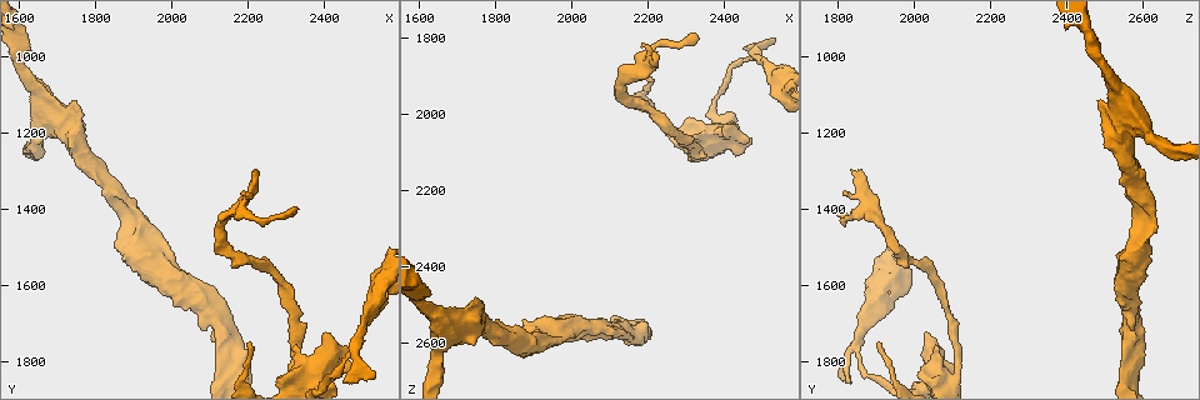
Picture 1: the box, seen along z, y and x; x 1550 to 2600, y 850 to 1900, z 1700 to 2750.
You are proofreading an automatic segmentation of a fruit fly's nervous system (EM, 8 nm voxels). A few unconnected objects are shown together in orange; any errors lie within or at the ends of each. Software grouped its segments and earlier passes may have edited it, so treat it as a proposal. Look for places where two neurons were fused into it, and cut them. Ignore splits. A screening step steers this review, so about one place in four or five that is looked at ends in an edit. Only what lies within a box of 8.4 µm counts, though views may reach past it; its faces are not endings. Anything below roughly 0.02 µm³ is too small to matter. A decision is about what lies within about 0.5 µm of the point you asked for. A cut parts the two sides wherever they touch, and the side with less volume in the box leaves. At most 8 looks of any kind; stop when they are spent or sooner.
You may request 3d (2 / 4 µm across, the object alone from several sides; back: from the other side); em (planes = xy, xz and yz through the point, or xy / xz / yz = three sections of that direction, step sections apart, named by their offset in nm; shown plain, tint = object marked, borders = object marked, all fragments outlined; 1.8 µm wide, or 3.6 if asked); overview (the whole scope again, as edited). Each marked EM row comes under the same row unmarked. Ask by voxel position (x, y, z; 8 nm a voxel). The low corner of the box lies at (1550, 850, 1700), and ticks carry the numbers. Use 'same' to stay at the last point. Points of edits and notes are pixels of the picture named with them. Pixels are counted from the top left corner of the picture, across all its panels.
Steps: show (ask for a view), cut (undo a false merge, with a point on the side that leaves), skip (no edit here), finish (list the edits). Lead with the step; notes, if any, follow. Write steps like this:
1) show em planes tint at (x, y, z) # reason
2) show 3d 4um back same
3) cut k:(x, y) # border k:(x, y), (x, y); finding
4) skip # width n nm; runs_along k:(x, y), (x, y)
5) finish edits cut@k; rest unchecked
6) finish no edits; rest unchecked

show 3d 2um at (2170, 1830, 2570)

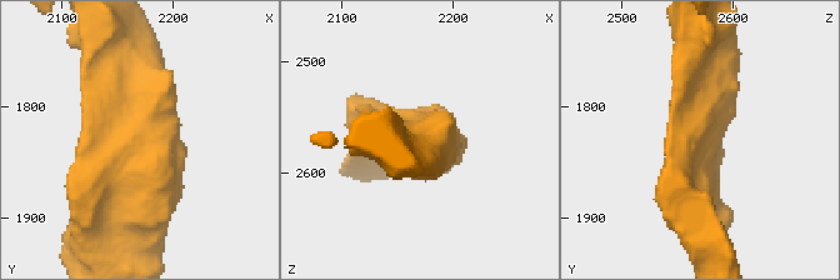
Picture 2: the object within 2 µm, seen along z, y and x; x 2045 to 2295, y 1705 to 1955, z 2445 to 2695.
show em xz step 8 tint at (2168, 1832, 2568) # now the EM

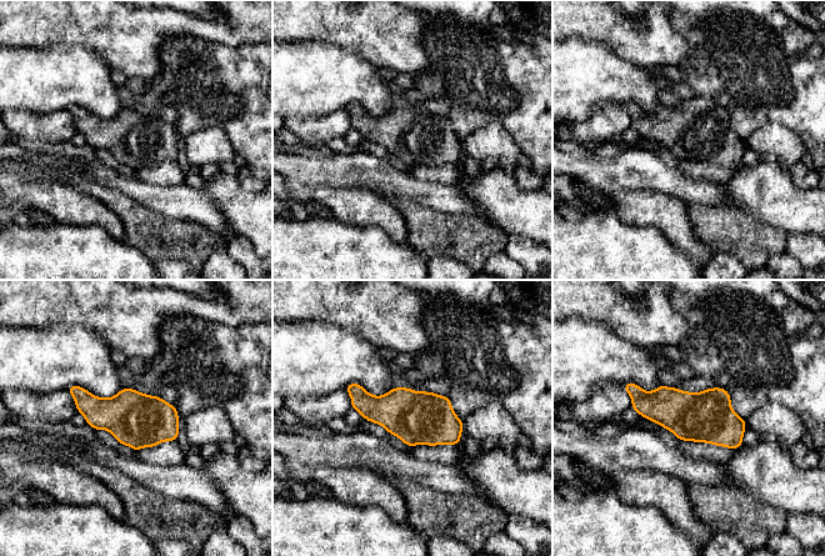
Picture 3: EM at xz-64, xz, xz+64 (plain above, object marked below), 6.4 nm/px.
show em planes borders same # cut it another way

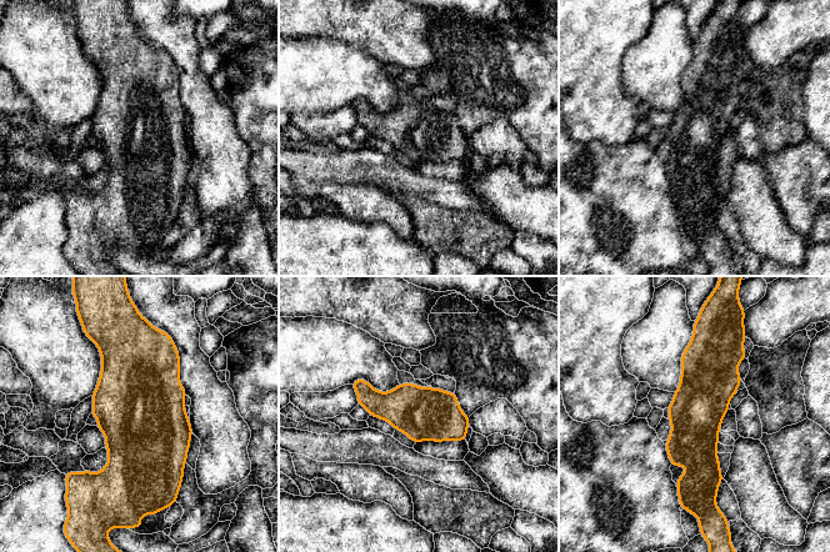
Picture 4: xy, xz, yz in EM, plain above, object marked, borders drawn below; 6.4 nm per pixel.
skip # runs_along 4:(705, 341), (699, 477), (693, 491); continuous, no second neuron

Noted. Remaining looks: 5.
show 3d 4um at (1710, 1160, 2550) # arms part here

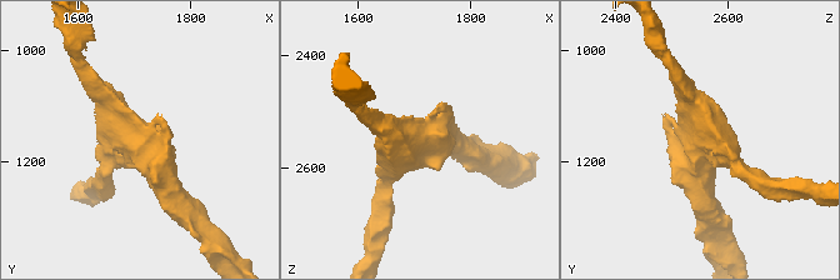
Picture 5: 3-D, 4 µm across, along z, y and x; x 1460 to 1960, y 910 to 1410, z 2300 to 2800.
show em yz step 8 tint at (1715, 1165, 2555) # need the tissue

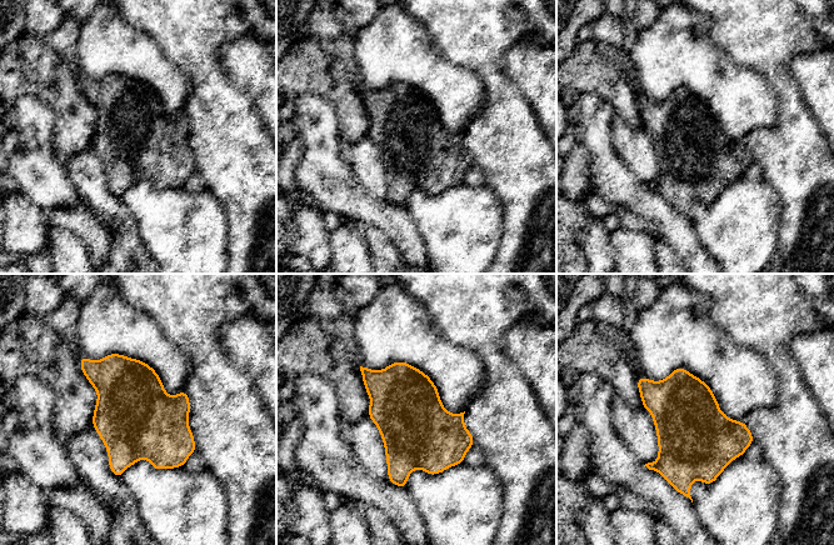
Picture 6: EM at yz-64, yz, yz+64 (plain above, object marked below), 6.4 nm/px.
skip # width 460 nm; one neuron here

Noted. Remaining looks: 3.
show em yz step 16 tint at (2540, 1630, 1900) # calibre changes

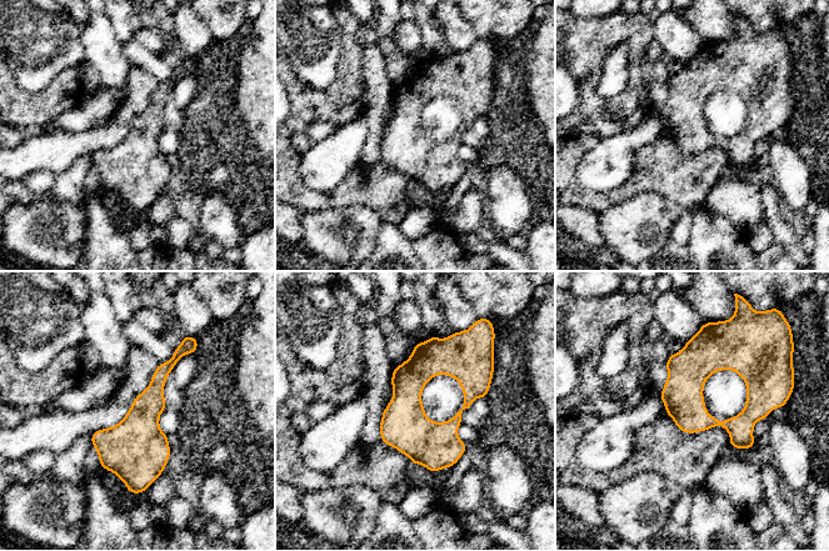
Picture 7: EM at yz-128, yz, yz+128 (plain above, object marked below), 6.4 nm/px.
show em planes tint same

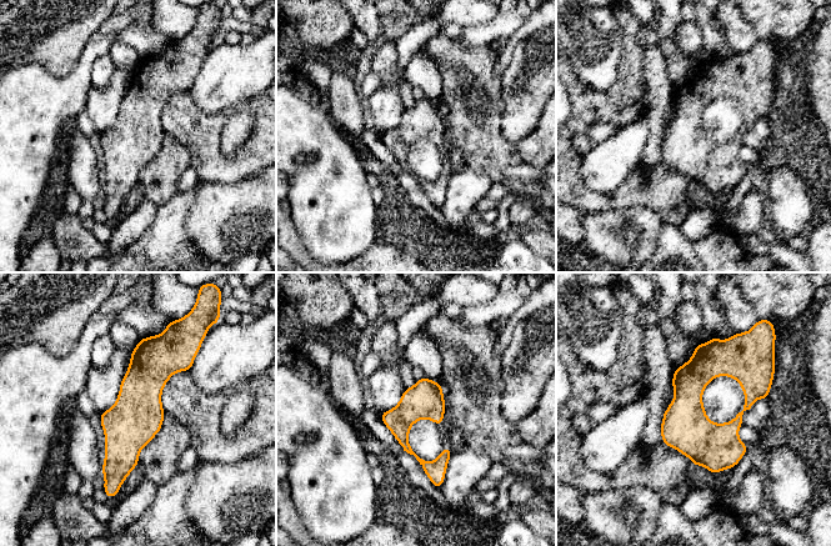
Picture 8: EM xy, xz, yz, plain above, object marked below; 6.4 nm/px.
skip # runs_along 8:(155, 340), (114, 484); continuous, no second neuron

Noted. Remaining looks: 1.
finish no edits; rest unchecked

